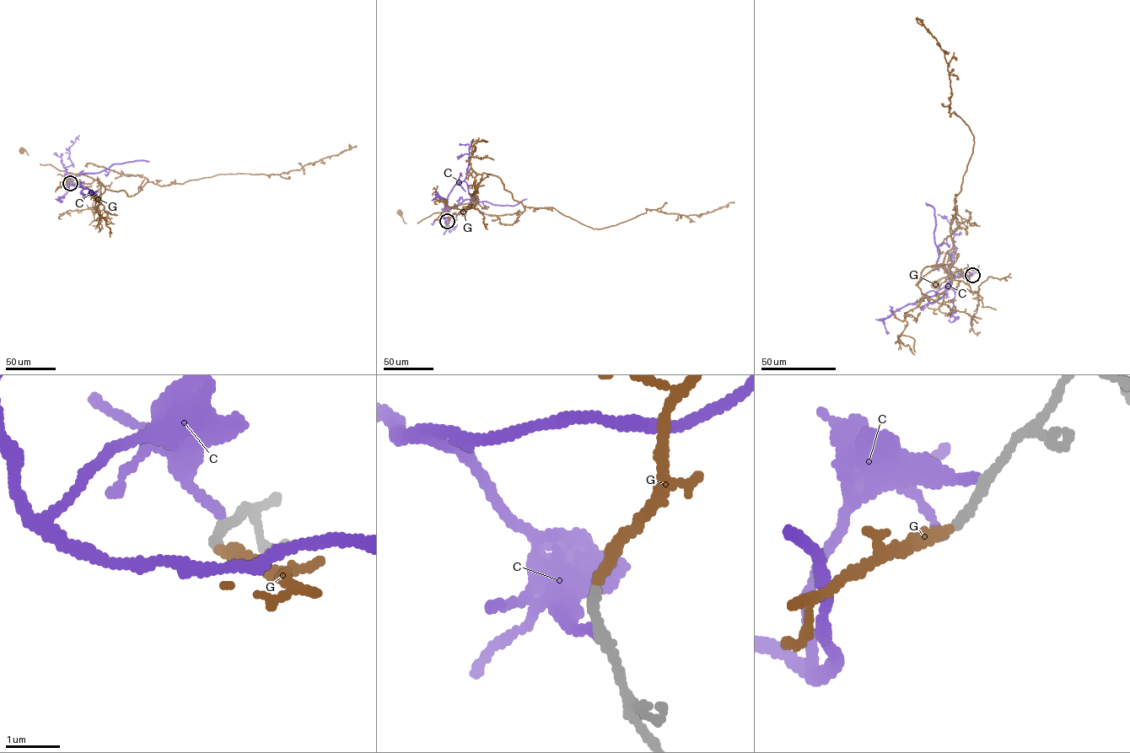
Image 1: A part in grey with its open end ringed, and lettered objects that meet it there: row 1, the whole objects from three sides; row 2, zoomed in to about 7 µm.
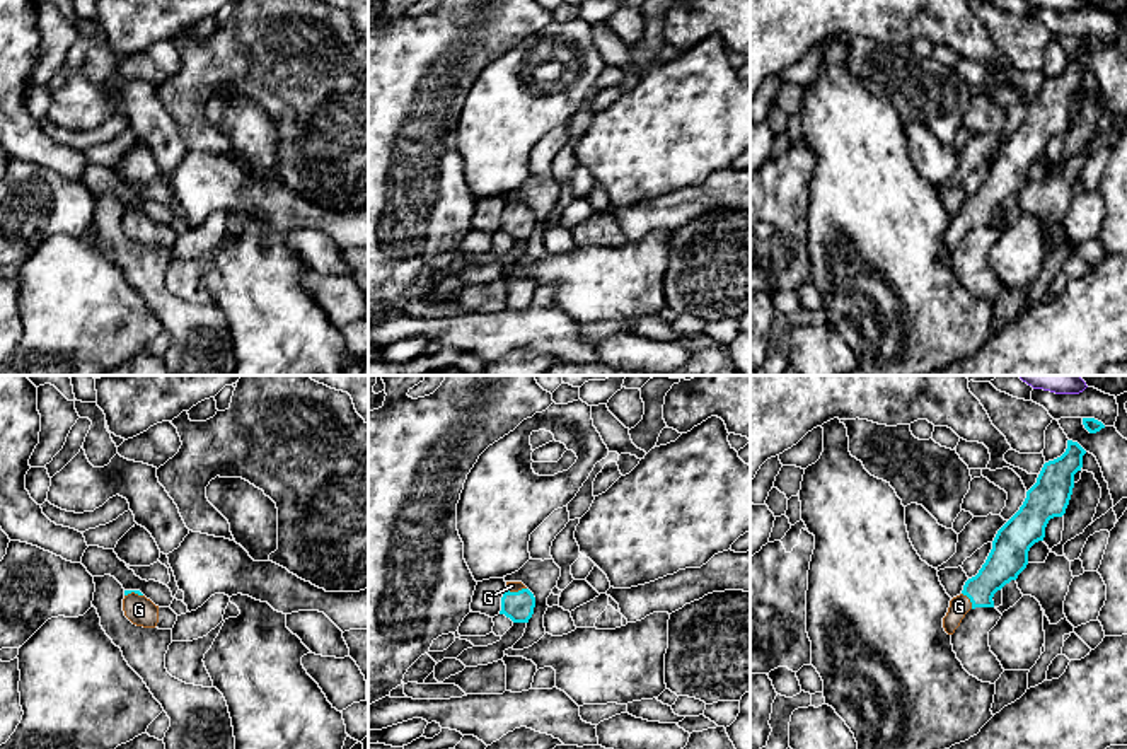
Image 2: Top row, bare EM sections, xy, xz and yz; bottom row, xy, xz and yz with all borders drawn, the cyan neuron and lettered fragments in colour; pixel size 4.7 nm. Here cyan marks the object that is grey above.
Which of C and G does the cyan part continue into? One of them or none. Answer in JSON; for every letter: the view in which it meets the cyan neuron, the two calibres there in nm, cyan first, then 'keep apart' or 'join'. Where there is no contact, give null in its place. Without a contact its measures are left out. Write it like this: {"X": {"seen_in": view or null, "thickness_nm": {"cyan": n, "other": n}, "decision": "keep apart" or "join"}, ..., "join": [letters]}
{"C": {"seen_in": null, "decision": "keep apart"}, "G": {"seen_in": "yz", "thickness_nm": {"cyan": 170, "other": 100}, "decision": "join"}, "join": ["G"]}

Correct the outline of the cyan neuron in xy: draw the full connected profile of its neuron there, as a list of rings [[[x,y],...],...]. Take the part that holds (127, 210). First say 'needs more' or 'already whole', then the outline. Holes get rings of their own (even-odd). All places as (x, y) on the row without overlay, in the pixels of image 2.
needs more; [[[124,208],[124,234],[136,244],[172,247],[177,232],[170,225],[159,225],[140,208]]]

